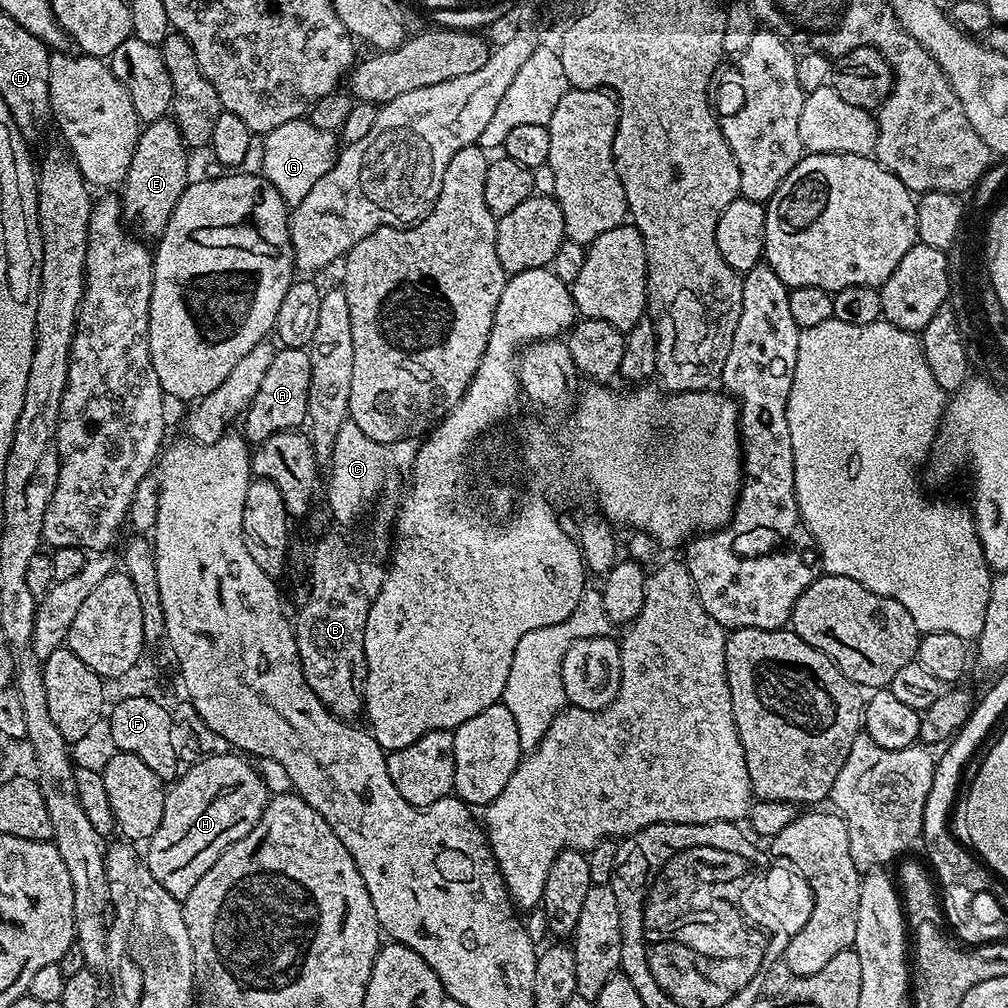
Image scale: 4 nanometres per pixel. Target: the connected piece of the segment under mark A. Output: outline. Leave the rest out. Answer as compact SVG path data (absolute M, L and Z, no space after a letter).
M281 347L277 351L274 362L270 362L266 375L258 385L258 394L254 394L247 412L242 416L242 435L249 445L260 444L279 432L299 429L308 420L310 378L310 358L305 349Z

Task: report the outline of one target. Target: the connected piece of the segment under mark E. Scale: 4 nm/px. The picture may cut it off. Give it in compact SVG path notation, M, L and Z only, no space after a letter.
M155 120L141 127L134 154L130 158L130 170L122 181L122 219L137 237L152 242L166 230L178 198L182 198L184 189L190 183L188 155L190 149L175 120Z

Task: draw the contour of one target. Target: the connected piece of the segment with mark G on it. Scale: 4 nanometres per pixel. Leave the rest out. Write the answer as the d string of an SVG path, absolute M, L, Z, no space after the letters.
M301 118L290 122L282 122L282 126L267 132L263 140L264 169L262 169L262 175L264 179L275 186L278 194L282 194L285 204L289 206L300 204L306 198L306 194L310 194L314 184L336 165L338 155L338 147L336 148L336 140L338 144L337 133L318 130L313 126L311 119Z

